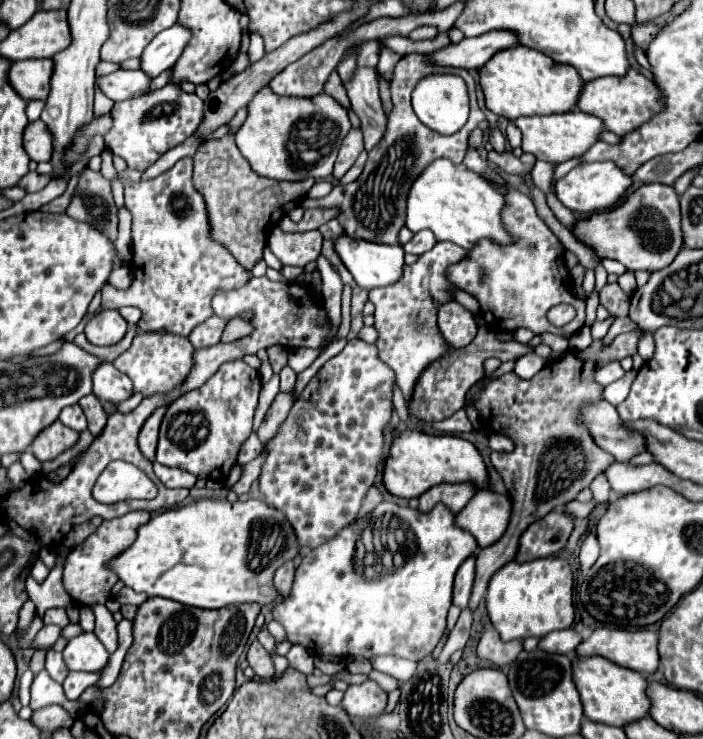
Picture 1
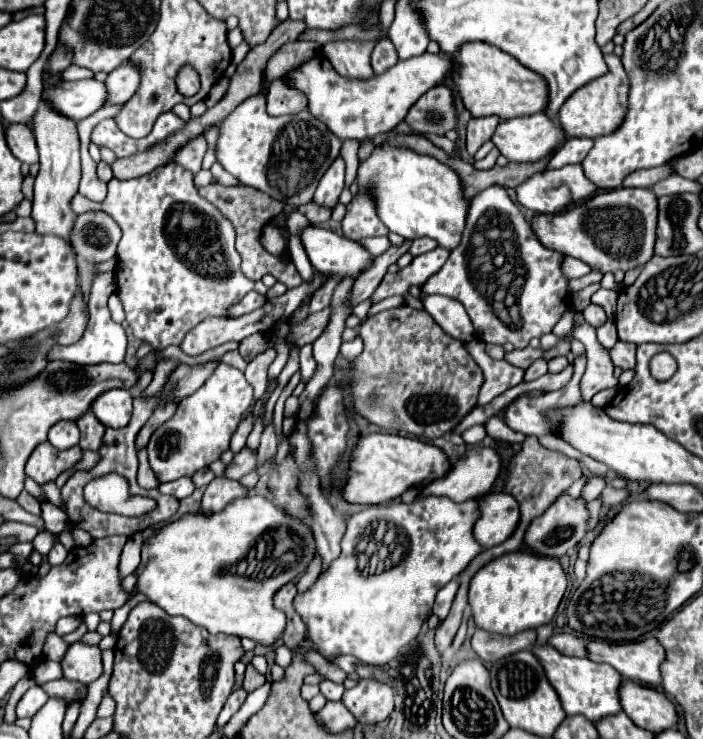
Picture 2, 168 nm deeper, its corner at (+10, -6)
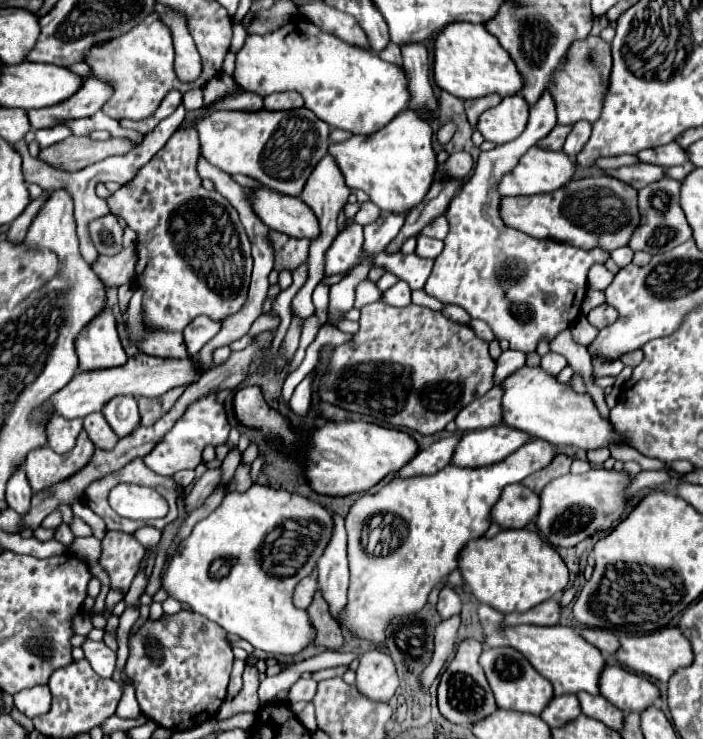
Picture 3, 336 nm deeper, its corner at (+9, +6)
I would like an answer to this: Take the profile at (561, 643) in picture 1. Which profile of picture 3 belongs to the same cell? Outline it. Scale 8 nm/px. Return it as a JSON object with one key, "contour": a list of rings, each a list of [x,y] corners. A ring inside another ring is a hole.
{"contour":[[[583,626],[583,628],[579,630],[579,634],[581,634],[589,644],[593,644],[595,648],[599,648],[605,656],[613,654],[615,648],[619,646],[617,634],[613,634],[613,632],[609,632],[609,630],[603,630],[603,628],[587,628],[587,626]]]}

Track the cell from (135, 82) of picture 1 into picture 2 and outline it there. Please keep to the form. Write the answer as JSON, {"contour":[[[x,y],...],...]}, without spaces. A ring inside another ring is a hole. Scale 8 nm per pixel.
{"contour":[[[90,78],[80,82],[62,82],[58,84],[58,88],[44,90],[42,96],[46,96],[46,100],[50,100],[50,104],[58,108],[58,112],[78,122],[100,110],[106,104],[108,92],[104,82]]]}

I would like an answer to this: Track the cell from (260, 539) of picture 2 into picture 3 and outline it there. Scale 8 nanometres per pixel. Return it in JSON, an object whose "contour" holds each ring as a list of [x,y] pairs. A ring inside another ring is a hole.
{"contour":[[[253,484],[245,492],[233,490],[223,498],[219,508],[199,520],[193,532],[181,540],[161,576],[161,588],[177,602],[189,604],[193,612],[217,622],[229,634],[247,640],[267,654],[299,654],[311,646],[313,628],[307,612],[291,604],[291,588],[295,588],[303,576],[311,574],[327,546],[331,528],[331,510],[299,494],[263,484]]]}

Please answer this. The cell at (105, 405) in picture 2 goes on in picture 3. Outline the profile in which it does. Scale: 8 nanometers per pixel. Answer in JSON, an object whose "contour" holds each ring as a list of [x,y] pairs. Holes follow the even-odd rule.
{"contour":[[[115,396],[107,402],[107,406],[103,406],[101,412],[119,438],[131,434],[133,428],[139,424],[137,402],[133,396]]]}

